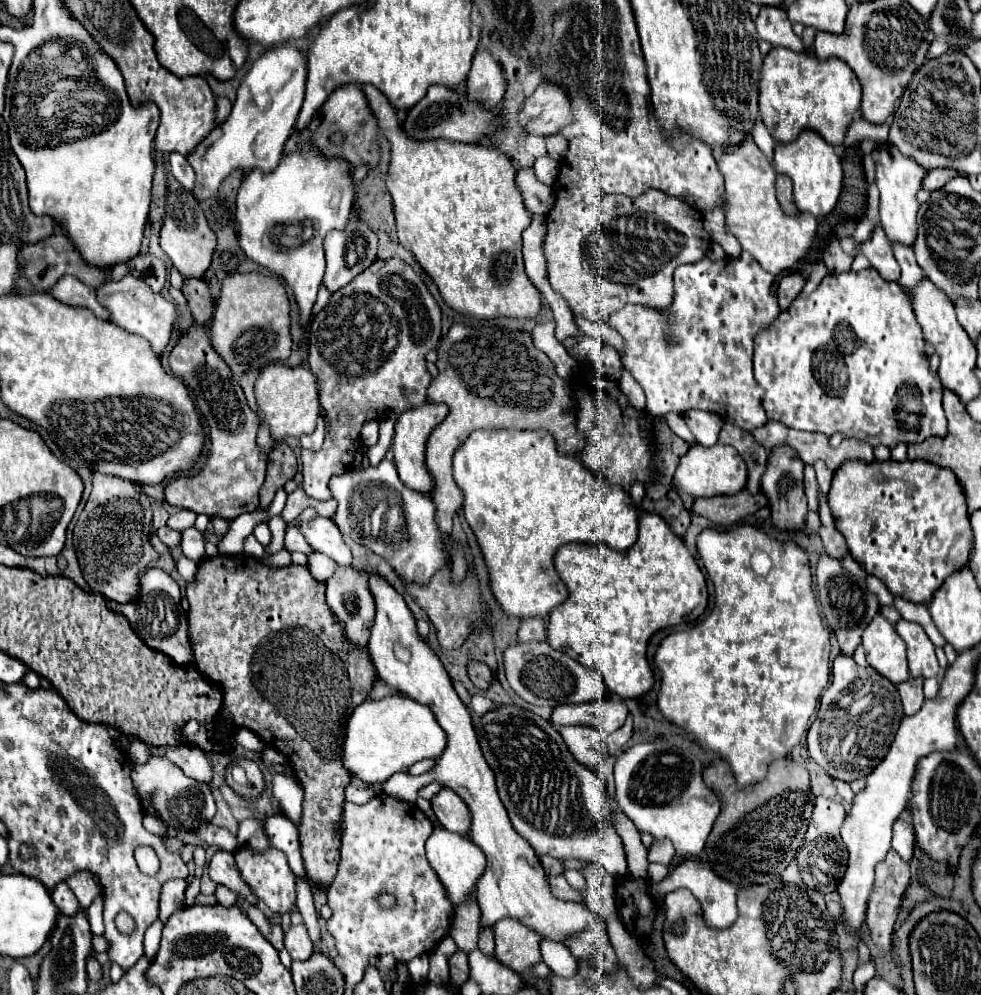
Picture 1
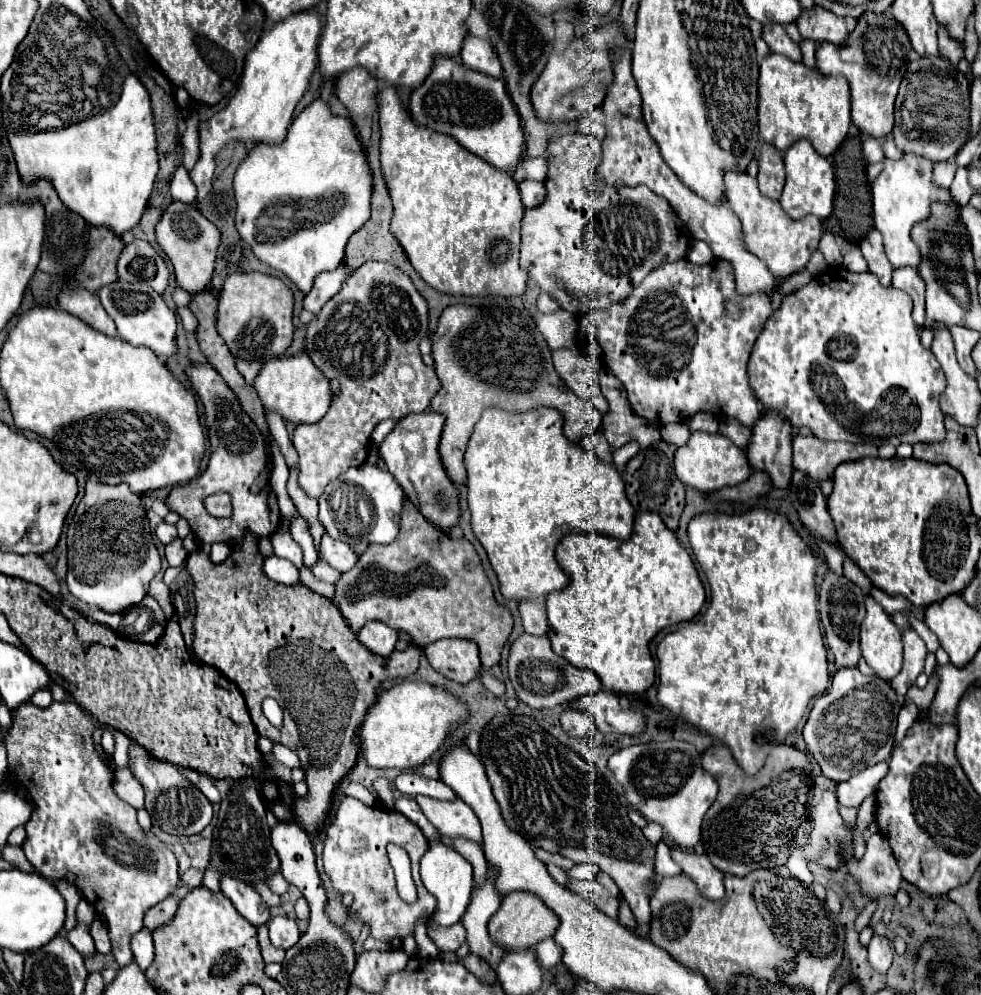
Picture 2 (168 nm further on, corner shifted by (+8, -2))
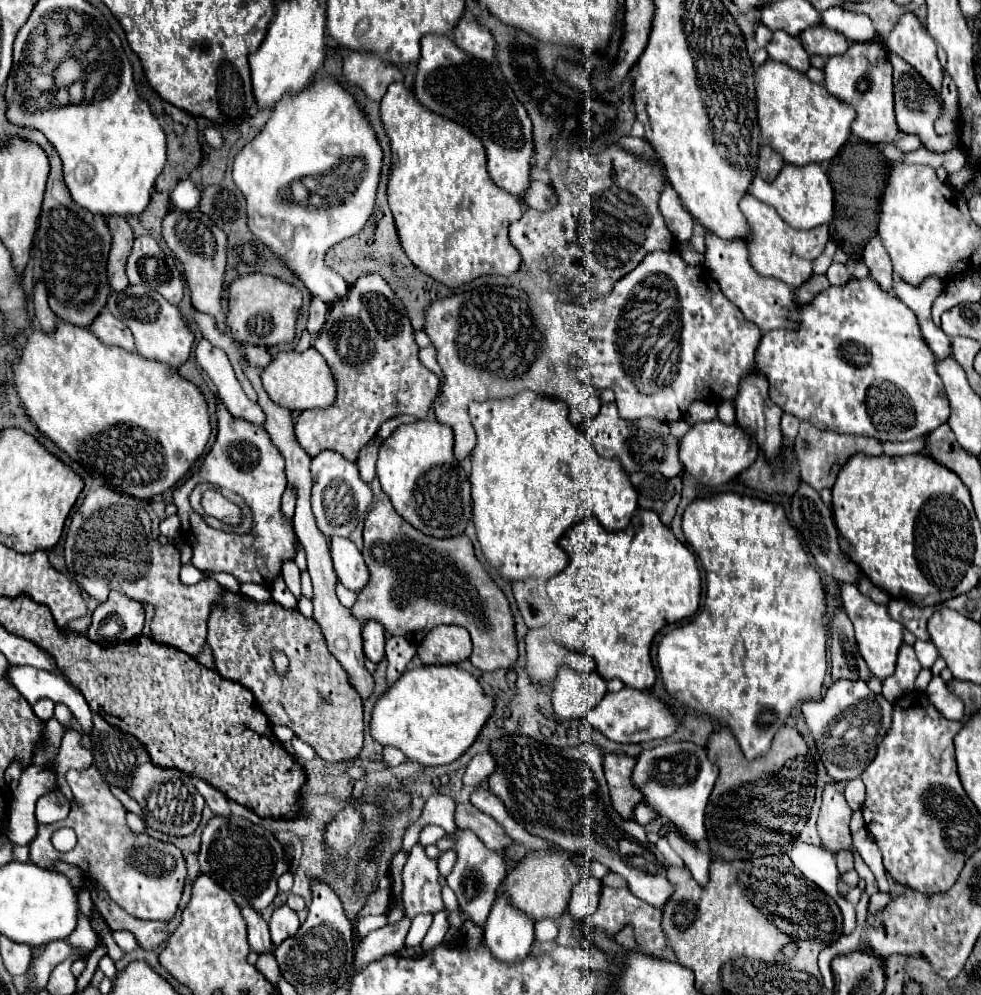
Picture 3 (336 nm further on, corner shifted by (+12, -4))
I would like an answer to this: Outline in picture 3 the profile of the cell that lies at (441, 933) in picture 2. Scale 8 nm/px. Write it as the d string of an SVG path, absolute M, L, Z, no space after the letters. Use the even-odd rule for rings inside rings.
M404 916L397 924L387 924L383 928L377 928L369 932L361 942L357 944L355 952L355 968L361 970L367 964L383 958L383 954L393 954L405 946L405 936L411 926L411 920Z

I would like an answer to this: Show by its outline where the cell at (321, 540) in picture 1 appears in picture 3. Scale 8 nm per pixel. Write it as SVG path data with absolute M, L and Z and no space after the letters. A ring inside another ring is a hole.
M333 538L331 542L331 558L335 564L335 572L341 584L349 590L361 592L369 582L367 566L361 558L357 546L347 538Z

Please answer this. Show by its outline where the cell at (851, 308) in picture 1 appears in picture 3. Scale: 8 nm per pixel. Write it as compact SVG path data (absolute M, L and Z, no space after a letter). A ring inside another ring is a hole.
M861 278L861 280L851 280L849 284L837 288L837 286L829 286L827 290L823 290L821 294L815 296L815 300L807 306L801 306L801 328L795 330L771 330L767 334L763 334L761 338L761 346L755 352L755 366L767 376L769 380L769 396L771 400L783 408L783 412L791 412L795 414L799 420L807 420L813 426L821 428L821 430L835 430L839 434L859 434L859 436L871 436L877 438L881 442L905 442L911 438L919 438L925 436L929 432L933 432L935 428L939 428L941 424L947 422L949 418L949 402L947 402L947 394L943 388L943 382L937 374L935 368L935 354L931 354L931 348L927 346L919 324L917 324L917 316L891 292L885 292L879 288L879 284L873 282L873 278Z

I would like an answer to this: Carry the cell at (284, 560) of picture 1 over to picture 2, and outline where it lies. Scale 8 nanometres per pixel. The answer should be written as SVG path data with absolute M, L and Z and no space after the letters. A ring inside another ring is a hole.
M275 532L271 536L273 542L273 550L279 558L287 558L289 562L293 562L297 568L303 564L303 554L301 548L297 546L297 542L291 538L289 532Z

